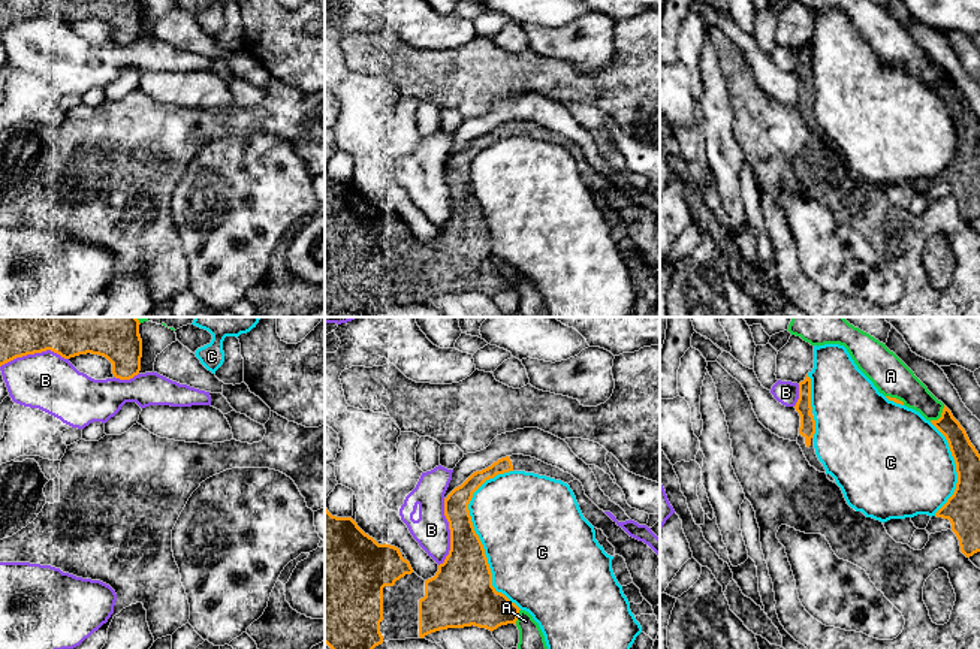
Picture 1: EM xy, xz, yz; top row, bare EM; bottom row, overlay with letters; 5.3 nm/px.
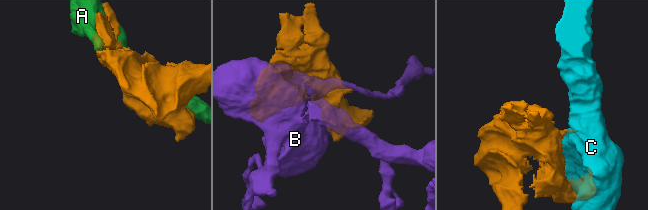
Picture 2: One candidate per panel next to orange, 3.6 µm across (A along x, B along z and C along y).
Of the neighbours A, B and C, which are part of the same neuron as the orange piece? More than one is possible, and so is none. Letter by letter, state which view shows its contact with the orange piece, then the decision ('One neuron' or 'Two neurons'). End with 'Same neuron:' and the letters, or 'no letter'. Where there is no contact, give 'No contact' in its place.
A: Touches orange in yz. Two neurons
B: Touches orange in xz. Two neurons
C: Touches orange in xz. Two neurons
Same neuron: no letter

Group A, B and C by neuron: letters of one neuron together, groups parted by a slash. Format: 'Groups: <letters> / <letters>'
Groups: A / B / C

